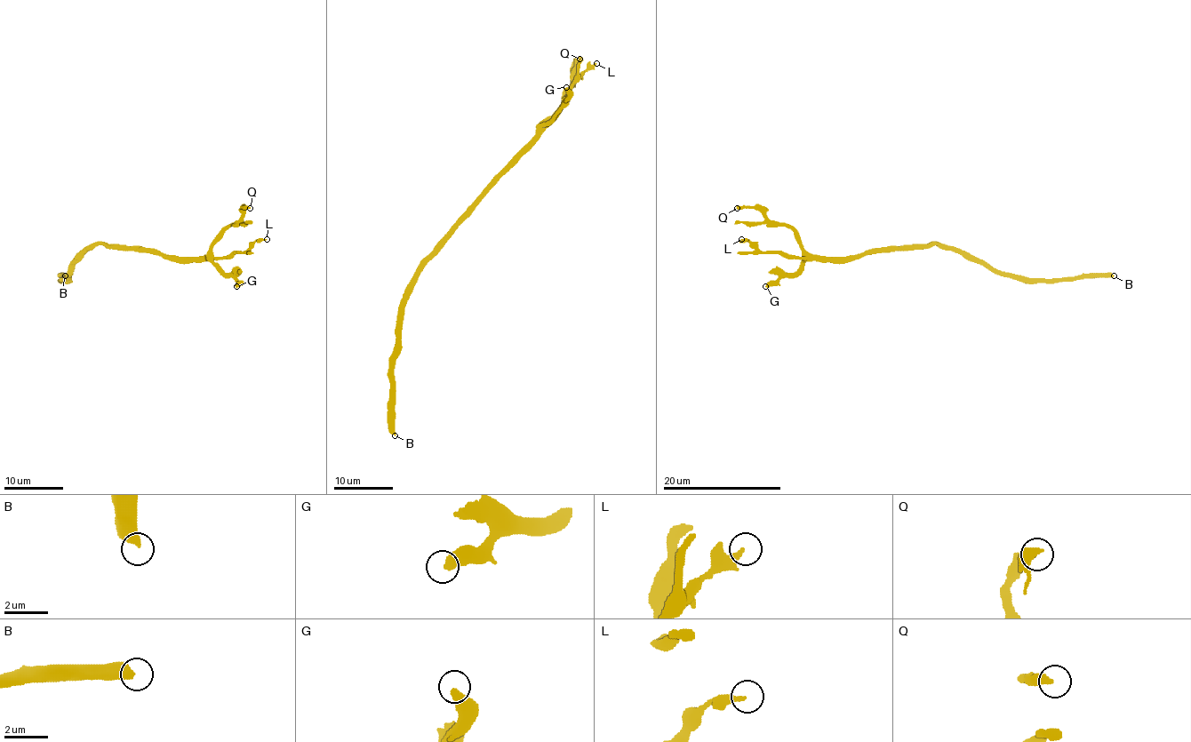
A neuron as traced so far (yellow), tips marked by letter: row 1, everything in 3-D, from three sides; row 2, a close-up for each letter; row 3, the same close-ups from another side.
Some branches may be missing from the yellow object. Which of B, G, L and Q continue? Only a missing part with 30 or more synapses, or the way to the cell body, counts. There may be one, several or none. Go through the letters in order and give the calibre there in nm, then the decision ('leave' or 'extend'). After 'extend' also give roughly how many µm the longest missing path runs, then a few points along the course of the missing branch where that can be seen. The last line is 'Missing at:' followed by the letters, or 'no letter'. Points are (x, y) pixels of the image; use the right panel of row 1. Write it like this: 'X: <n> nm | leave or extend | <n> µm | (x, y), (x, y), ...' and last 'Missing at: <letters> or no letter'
B: 480 nm | extend | 60 µm
G: 440 nm | leave
L: 280 nm | leave
Q: 440 nm | leave
Missing at: B

